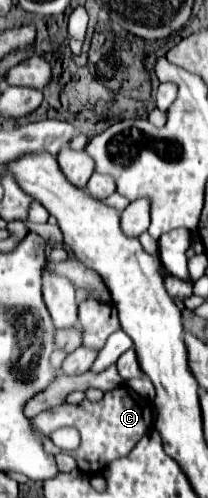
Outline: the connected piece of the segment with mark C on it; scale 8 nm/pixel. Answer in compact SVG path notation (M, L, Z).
M117 387L105 393L105 397L97 403L83 399L77 405L69 405L69 403L61 403L57 407L45 409L39 415L29 419L31 427L35 431L39 431L43 435L45 441L45 451L51 455L57 455L59 449L51 443L49 435L51 431L71 425L81 433L81 445L79 449L71 451L71 455L77 459L77 465L83 473L97 473L101 469L105 469L111 461L115 461L117 457L125 457L131 453L131 449L139 443L139 439L149 433L149 429L153 427L153 407L147 399L139 397L137 393L133 393L127 387Z

